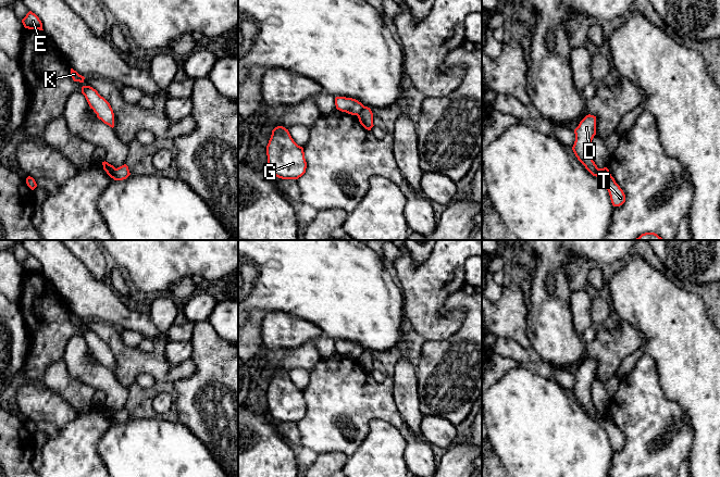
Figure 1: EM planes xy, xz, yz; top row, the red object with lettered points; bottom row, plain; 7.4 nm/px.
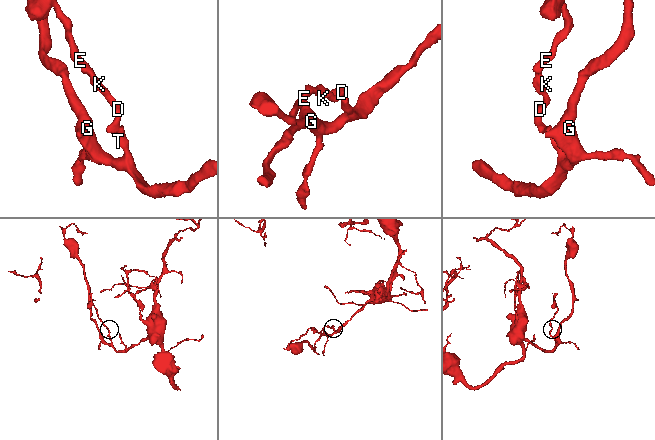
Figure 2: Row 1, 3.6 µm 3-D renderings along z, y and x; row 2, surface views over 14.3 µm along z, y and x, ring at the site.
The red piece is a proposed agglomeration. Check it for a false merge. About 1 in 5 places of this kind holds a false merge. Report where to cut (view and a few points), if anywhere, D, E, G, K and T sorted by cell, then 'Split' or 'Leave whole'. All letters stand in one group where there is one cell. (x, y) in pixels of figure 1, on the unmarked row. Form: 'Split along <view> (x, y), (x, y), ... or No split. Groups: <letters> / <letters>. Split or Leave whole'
Split along xy (116, 412), (113, 422). Groups: D E K / G T. Split

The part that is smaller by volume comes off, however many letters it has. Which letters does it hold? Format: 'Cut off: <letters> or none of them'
Cut off: D, E, K

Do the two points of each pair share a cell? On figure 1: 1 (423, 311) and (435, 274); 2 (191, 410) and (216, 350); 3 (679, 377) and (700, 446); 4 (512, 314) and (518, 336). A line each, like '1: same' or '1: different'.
1: same
2: same
3: same
4: same

